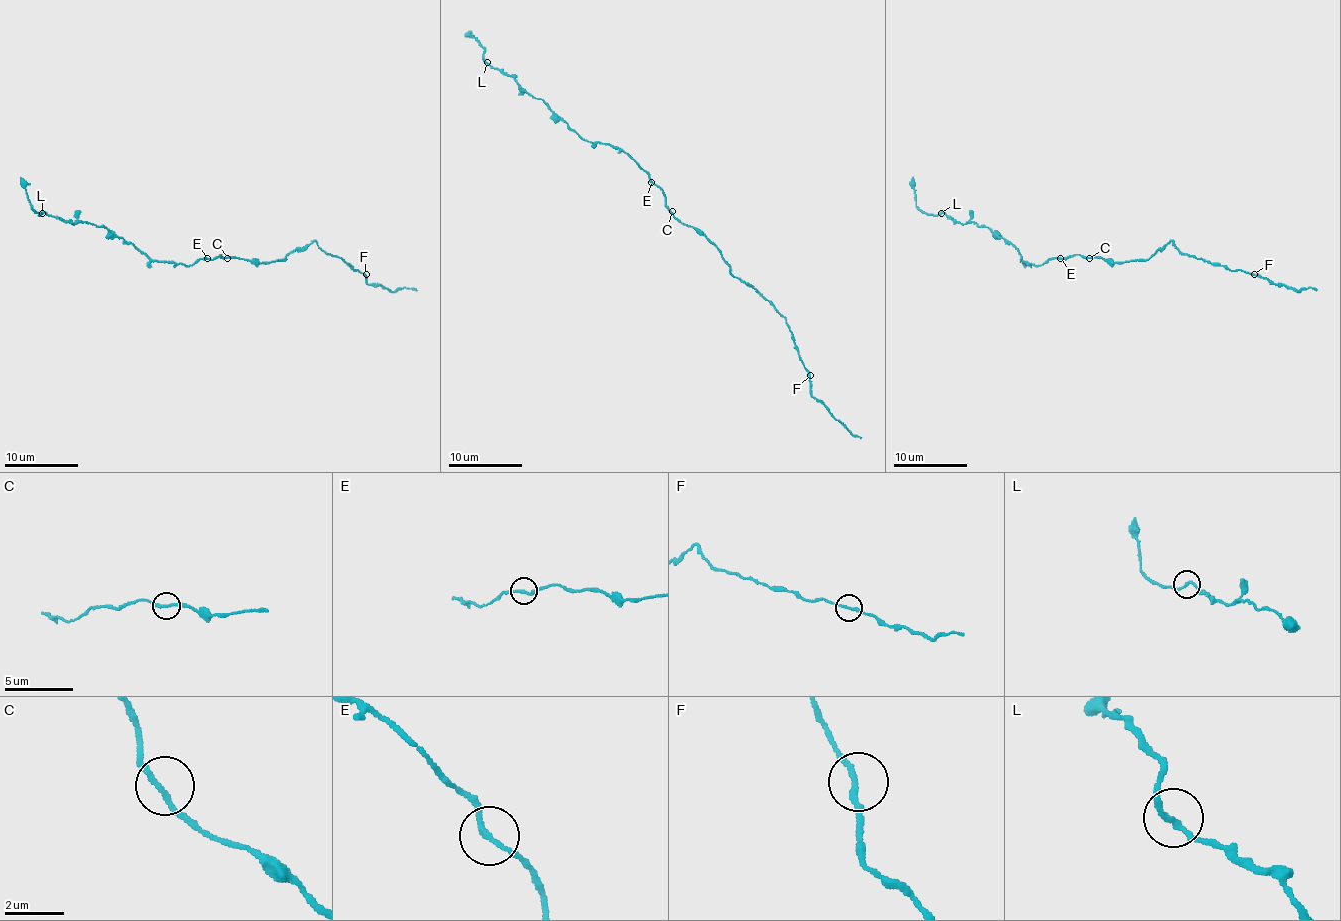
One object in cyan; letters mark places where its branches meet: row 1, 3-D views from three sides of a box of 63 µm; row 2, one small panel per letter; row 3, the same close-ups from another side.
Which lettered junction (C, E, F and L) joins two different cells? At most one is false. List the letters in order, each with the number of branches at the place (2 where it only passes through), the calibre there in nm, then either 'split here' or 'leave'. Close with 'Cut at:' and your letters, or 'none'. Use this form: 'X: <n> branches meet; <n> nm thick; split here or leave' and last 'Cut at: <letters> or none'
C: 2 branches meet; 180 nm thick; leave
E: 2 branches meet; 180 nm thick; leave
F: 2 branches meet; 190 nm thick; leave
L: 2 branches meet; 180 nm thick; leave
Cut at: none

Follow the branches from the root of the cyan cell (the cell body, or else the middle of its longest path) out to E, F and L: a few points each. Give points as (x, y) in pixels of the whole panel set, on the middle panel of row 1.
E: (670, 211), (663, 191), (651, 182)
F: (670, 211), (681, 222), (698, 229), (720, 252), (729, 270), (749, 283), (786, 320), (799, 358), (810, 375)
L: (670, 211), (663, 191), (631, 158), (609, 145), (585, 141), (541, 99), (528, 95), (511, 76), (487, 62)

